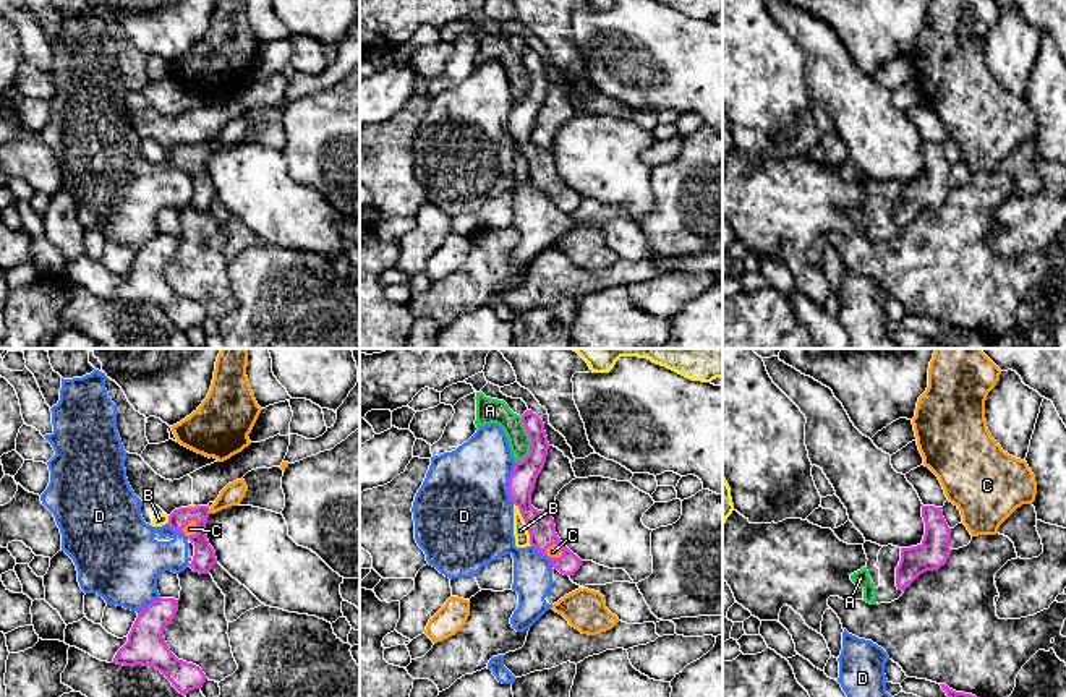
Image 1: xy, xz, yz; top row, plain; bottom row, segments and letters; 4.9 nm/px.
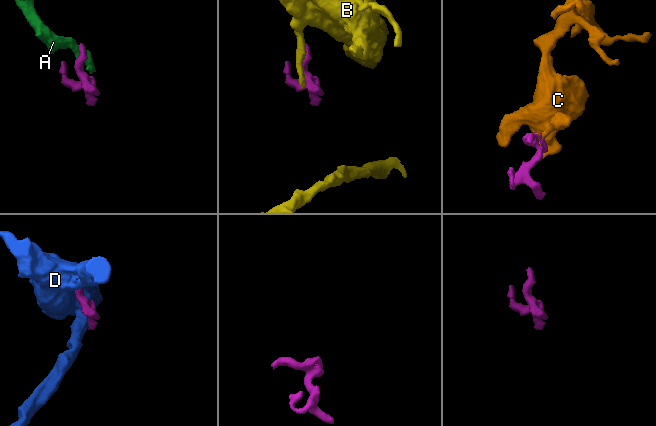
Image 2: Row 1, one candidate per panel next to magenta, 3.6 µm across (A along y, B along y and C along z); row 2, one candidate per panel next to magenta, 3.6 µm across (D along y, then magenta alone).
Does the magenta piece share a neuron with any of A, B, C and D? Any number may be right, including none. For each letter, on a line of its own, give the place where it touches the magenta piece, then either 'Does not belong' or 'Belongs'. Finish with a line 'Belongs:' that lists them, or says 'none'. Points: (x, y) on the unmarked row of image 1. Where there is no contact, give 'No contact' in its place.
A: Touches magenta at xz (530, 76). Does not belong
B: Touches magenta at xz (525, 159). Does not belong
C: Touches magenta at xz (553, 195). Belongs
D: Touches magenta at xz (509, 120). Does not belong
Belongs: C

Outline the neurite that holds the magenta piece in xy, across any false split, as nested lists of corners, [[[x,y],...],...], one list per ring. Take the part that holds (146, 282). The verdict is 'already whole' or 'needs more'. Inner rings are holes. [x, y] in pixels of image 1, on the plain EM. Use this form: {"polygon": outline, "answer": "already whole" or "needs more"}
{"polygon": [[[159,235],[138,250],[128,279],[117,289],[112,300],[123,303],[149,303],[160,308],[183,332],[201,326],[206,319],[203,306],[178,297],[168,285],[164,267],[178,248],[178,237]]], "answer": "already whole"}

